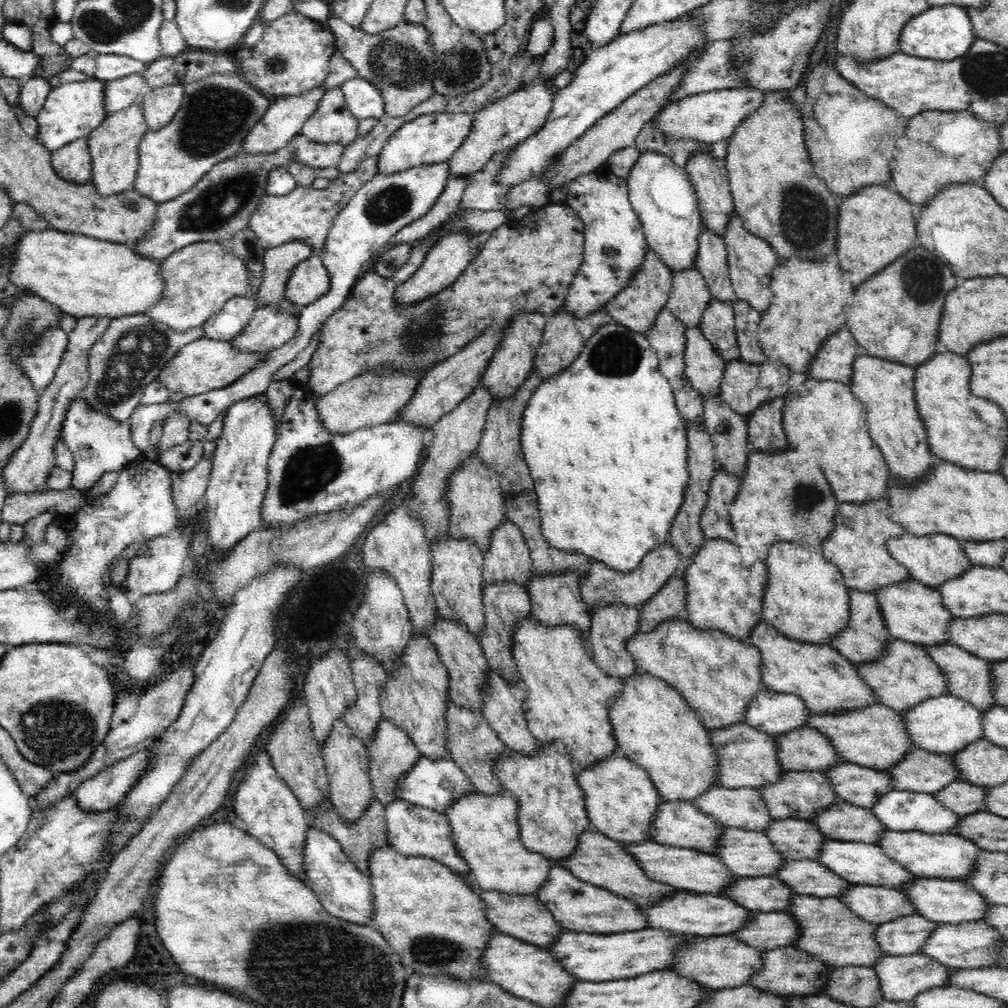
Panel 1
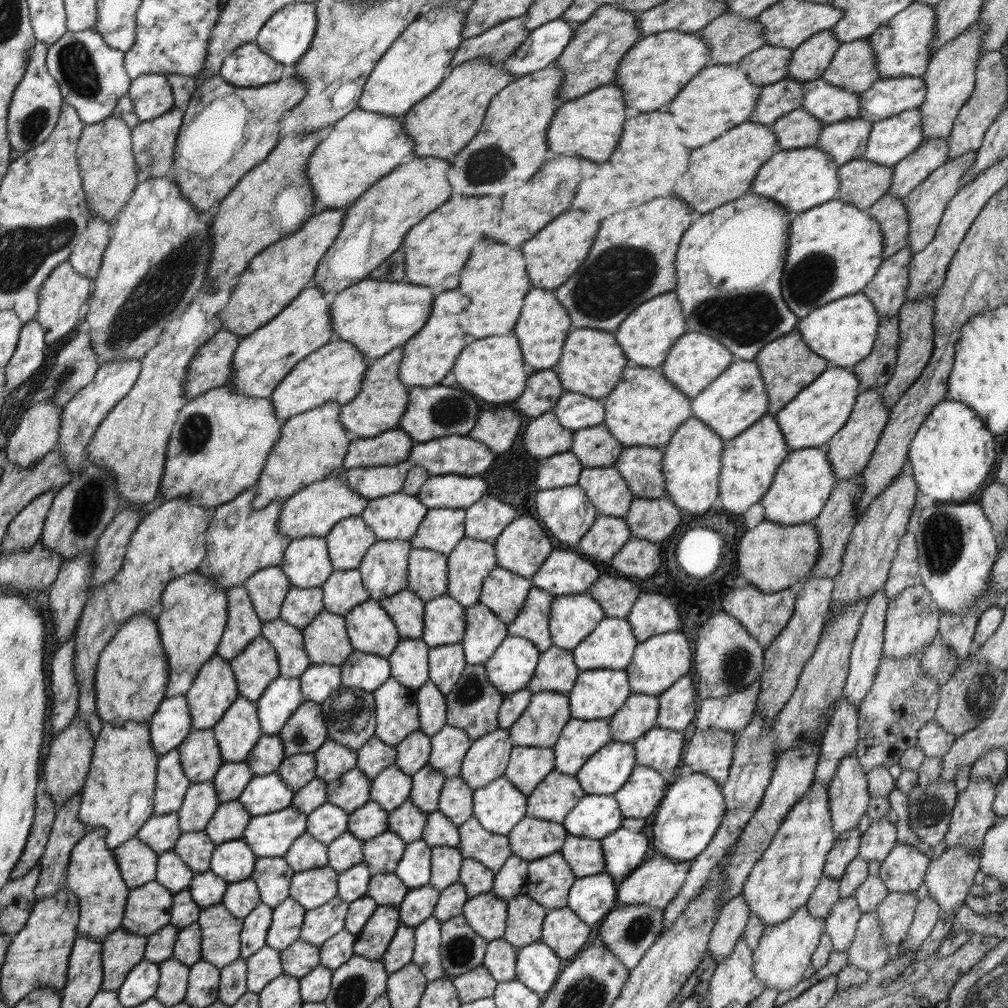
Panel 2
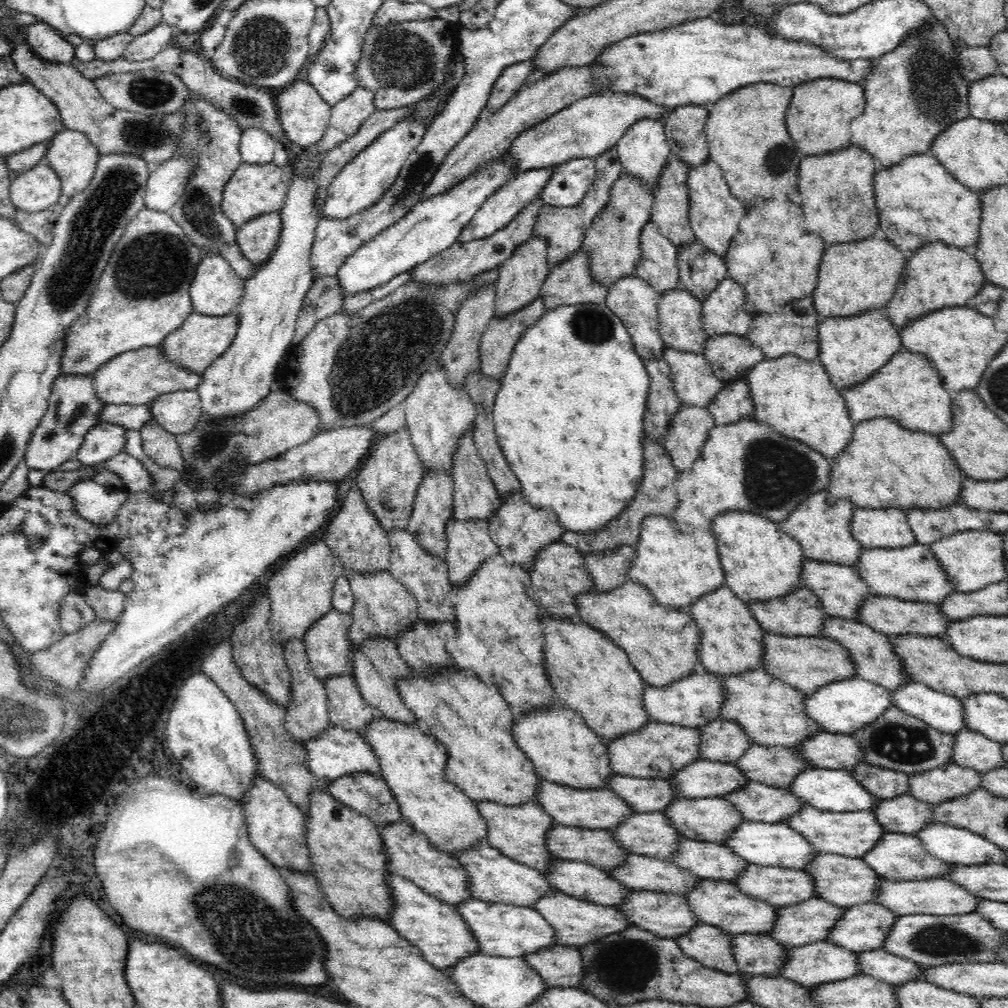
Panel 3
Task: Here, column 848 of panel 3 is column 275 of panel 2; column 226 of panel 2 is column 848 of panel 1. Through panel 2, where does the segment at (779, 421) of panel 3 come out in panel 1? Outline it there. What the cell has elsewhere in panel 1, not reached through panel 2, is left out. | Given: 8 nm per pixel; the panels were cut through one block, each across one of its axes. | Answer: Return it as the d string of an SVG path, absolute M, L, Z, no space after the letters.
M808 379L803 392L797 397L789 392L784 396L786 407L782 422L789 448L818 462L840 503L887 498L891 472L870 436L864 403L852 394L850 385Z

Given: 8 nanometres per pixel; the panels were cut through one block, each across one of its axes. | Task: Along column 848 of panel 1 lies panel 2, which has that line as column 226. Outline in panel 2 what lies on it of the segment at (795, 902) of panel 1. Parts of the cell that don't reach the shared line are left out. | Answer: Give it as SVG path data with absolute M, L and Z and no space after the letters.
M219 902L202 908L197 923L201 926L201 960L221 969L240 956L243 919L232 916Z

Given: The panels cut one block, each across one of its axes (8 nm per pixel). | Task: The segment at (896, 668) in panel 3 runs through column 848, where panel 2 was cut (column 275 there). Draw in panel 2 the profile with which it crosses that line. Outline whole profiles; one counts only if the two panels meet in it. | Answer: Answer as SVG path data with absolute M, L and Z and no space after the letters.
M278 618L264 623L261 635L275 648L280 677L300 679L302 673L311 665L310 659L304 650L305 640L303 639L302 631Z

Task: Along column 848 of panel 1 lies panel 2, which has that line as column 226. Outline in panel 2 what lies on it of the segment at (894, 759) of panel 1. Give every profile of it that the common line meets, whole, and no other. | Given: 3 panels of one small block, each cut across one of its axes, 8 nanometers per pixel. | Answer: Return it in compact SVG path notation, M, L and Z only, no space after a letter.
M238 696L211 728L224 762L242 762L263 735L254 701Z

